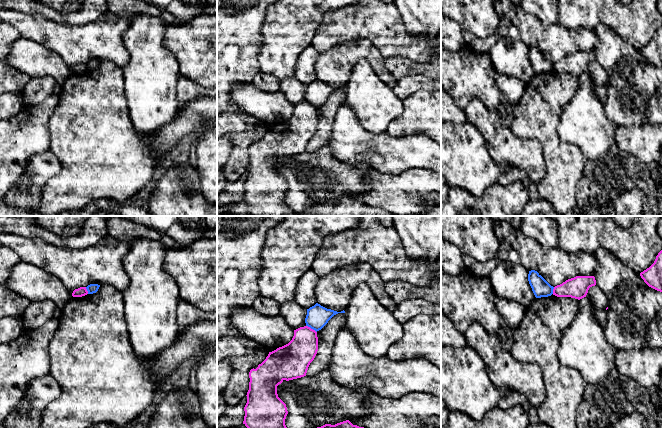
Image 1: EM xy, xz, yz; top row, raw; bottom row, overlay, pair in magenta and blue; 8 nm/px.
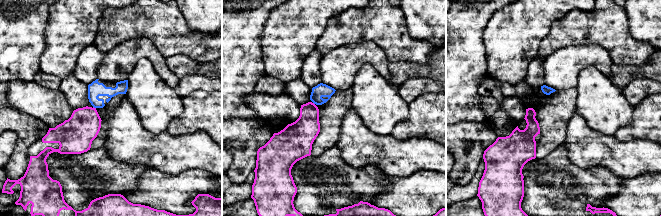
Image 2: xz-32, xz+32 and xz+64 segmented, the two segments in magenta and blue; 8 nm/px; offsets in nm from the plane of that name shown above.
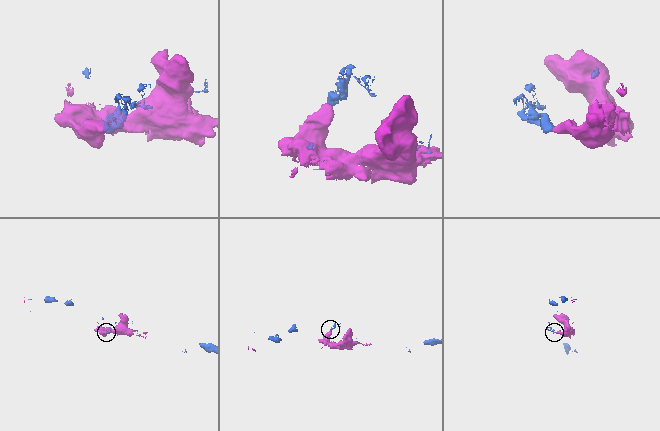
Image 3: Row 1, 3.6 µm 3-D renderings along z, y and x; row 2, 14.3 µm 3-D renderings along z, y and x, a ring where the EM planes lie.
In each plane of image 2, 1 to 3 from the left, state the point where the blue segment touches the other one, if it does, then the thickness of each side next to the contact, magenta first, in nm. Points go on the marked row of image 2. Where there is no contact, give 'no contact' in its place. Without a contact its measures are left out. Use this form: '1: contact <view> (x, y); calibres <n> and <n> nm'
1: contact xz-32 (93, 107); calibres 280 and 120 nm
2: no contact
3: no contact

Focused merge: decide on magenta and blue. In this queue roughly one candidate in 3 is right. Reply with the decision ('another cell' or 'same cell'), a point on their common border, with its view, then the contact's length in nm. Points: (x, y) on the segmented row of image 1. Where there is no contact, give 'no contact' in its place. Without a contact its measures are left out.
another cell | xz (310, 328) | 110 nm

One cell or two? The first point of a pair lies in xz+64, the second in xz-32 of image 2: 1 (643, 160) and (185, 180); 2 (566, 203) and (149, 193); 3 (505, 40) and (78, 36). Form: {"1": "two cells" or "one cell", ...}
{"1": "two cells", "2": "two cells", "3": "one cell"}

